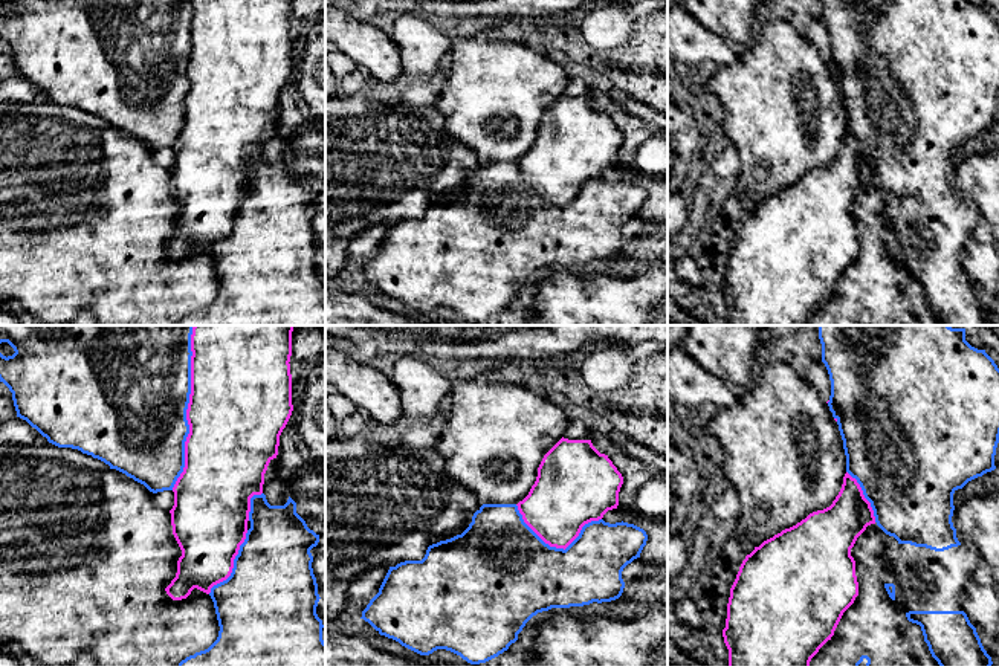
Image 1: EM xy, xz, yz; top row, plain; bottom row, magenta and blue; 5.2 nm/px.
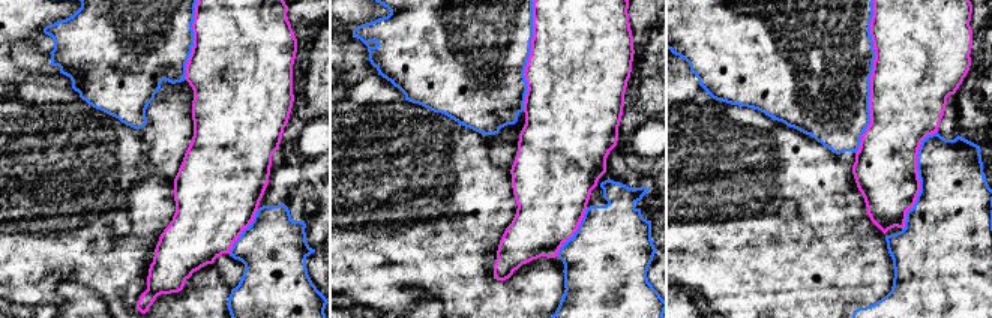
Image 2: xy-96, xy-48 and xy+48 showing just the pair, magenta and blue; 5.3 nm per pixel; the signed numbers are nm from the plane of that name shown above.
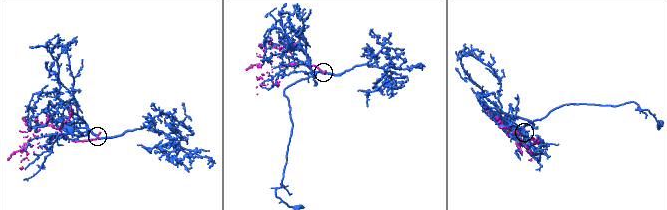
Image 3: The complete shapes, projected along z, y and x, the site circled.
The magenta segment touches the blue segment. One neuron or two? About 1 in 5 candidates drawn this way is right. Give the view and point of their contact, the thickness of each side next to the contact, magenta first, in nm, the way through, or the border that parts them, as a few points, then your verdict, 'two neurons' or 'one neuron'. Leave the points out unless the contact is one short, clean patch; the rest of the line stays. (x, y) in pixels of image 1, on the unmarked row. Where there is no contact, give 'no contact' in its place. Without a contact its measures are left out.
xy (187, 74) | 500/500 nm | two neurons

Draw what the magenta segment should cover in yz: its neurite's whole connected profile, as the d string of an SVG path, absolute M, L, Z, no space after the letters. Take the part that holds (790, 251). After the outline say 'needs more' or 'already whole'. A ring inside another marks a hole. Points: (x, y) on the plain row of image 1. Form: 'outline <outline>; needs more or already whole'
outline M846 130L829 165L810 171L755 205L730 246L723 287L727 325L810 325L811 316L831 298L843 270L858 254L851 206L871 182L875 182L871 160Z; already whole

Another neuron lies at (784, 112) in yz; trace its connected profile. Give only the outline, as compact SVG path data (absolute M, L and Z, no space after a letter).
M781 11L761 17L748 49L732 64L718 67L709 87L724 107L721 125L739 156L738 180L753 194L755 205L796 183L810 171L829 165L842 147L846 113L839 82L816 46Z

